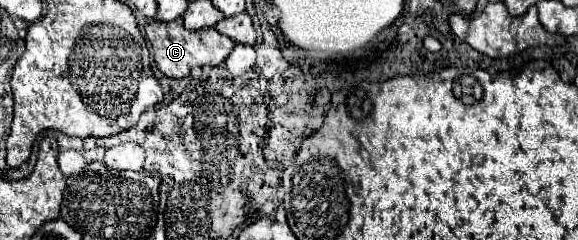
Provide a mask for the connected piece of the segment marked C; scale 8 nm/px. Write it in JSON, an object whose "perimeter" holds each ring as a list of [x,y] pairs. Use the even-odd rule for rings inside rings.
{"perimeter":[[[153,20],[153,22],[149,22],[145,26],[145,34],[147,34],[147,38],[149,38],[151,46],[153,46],[157,68],[169,78],[183,78],[183,76],[189,74],[189,70],[193,66],[205,66],[205,64],[217,66],[229,56],[229,52],[235,46],[235,42],[231,42],[231,38],[225,38],[215,28],[187,30],[187,28],[181,26],[181,20],[175,20],[173,24]],[[169,26],[175,26],[175,32],[171,32]]]}

